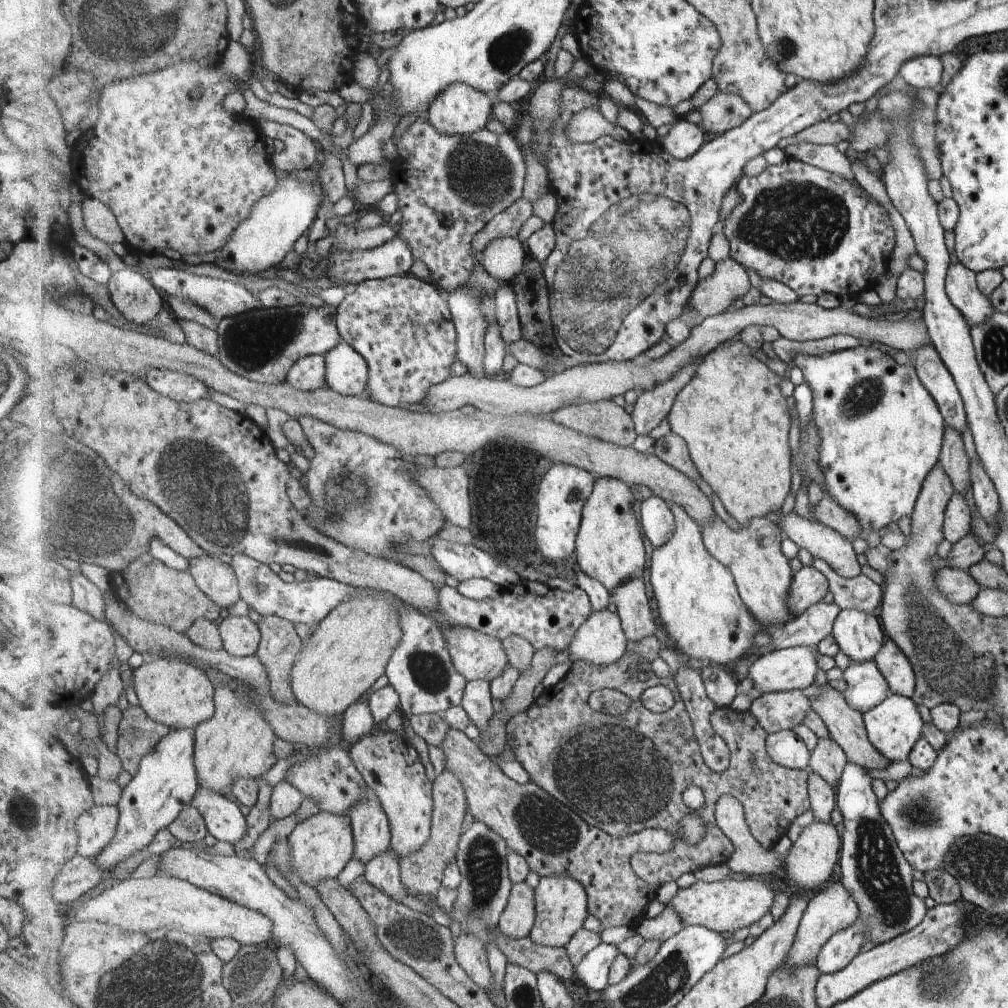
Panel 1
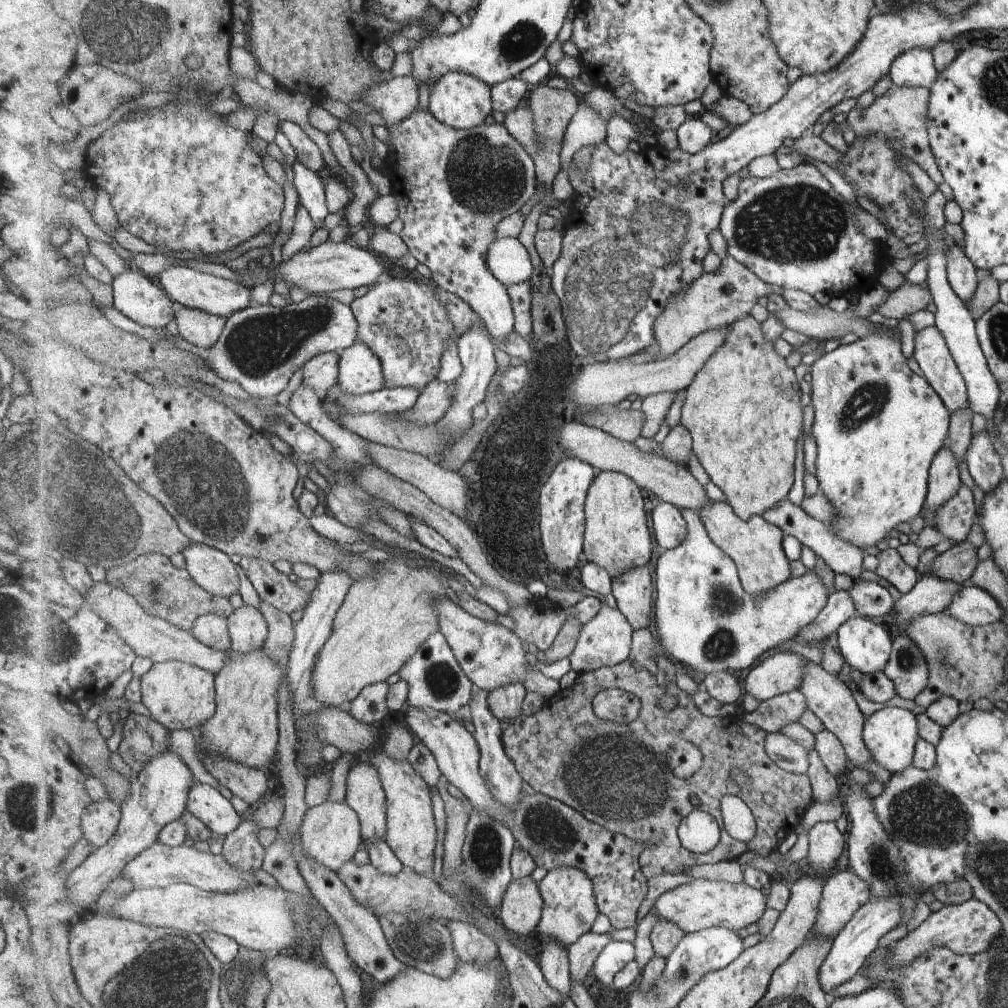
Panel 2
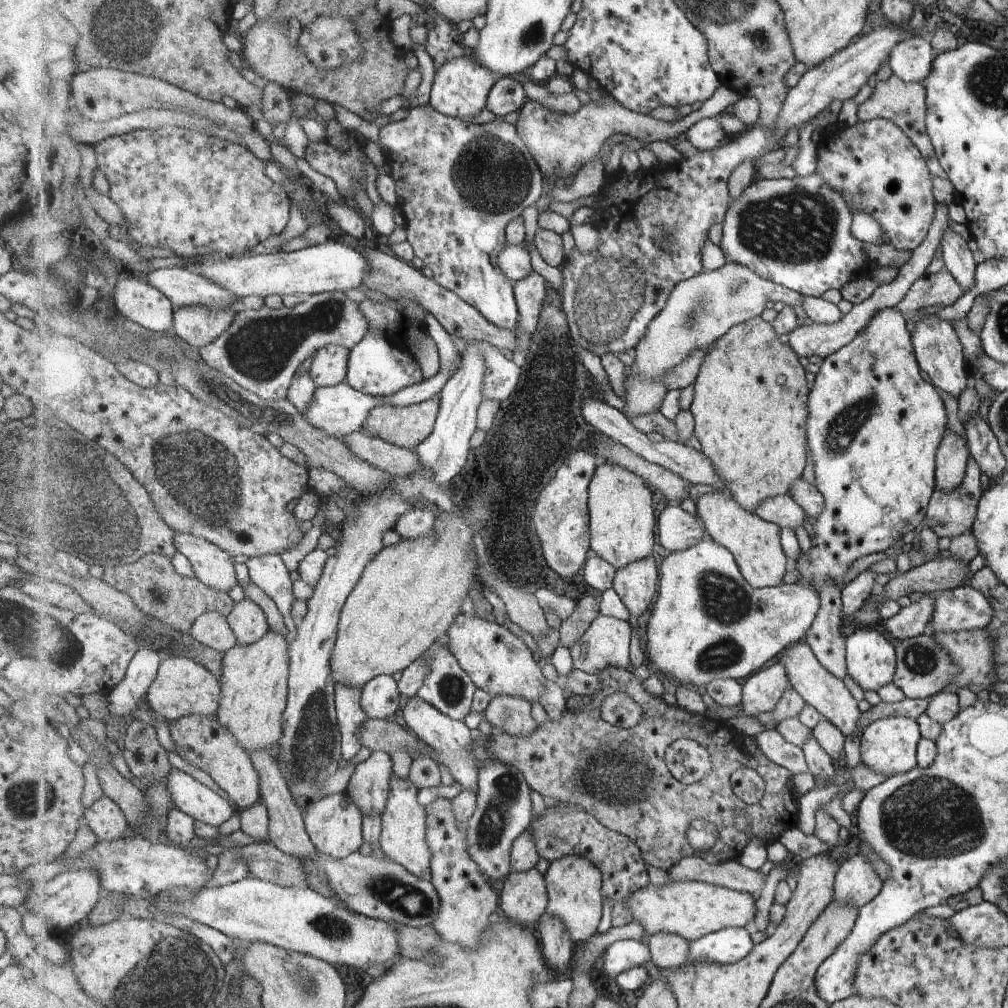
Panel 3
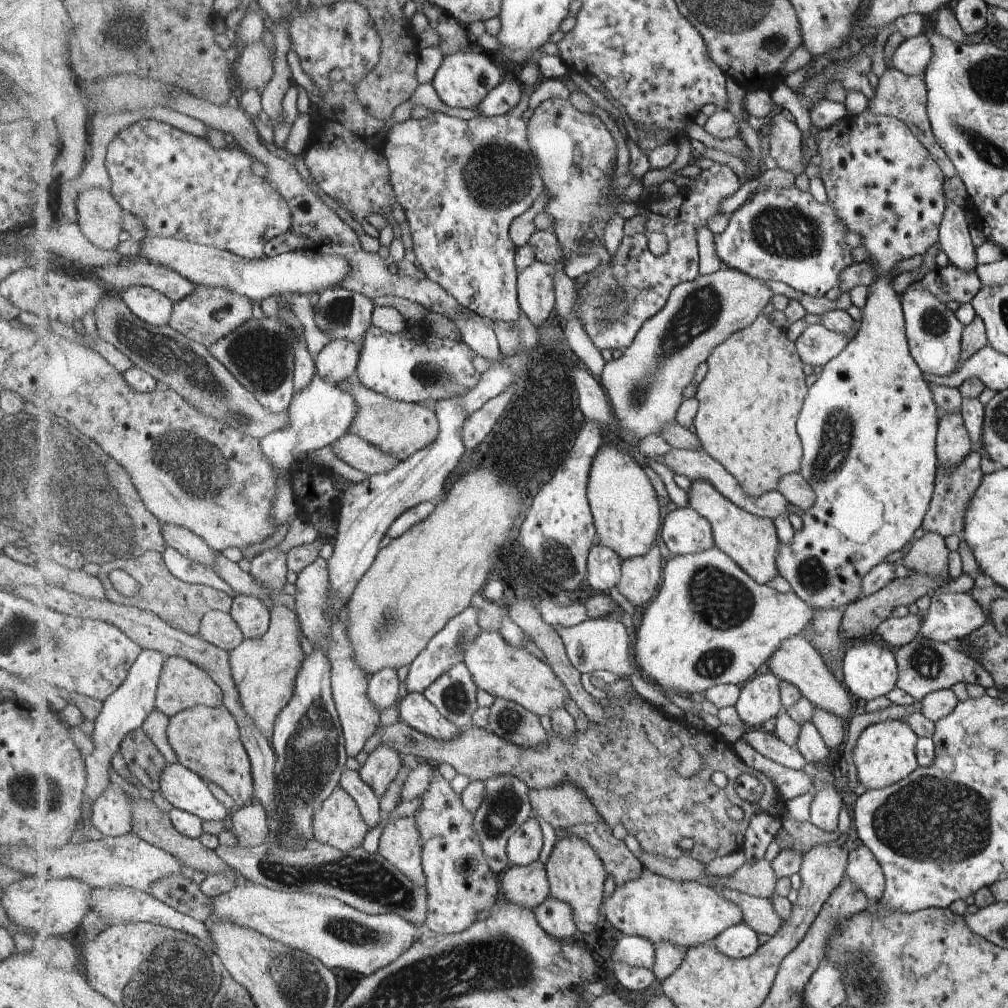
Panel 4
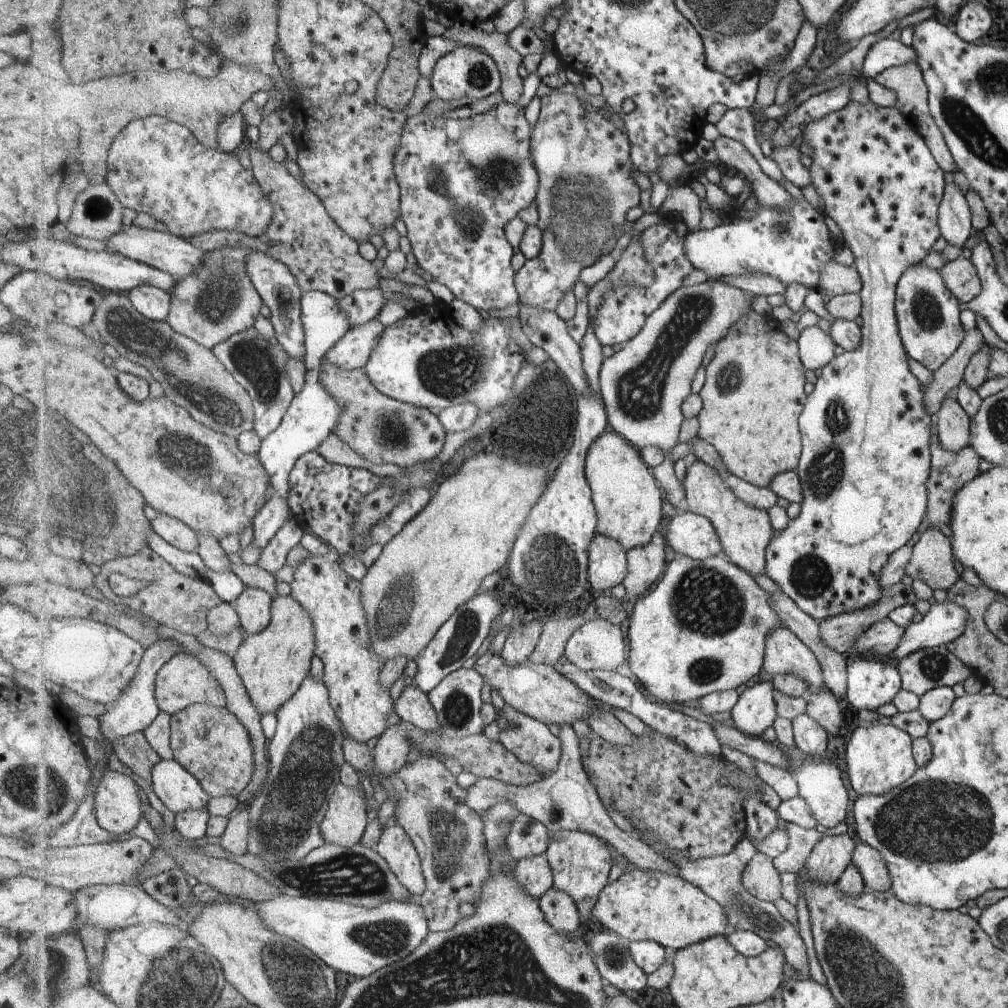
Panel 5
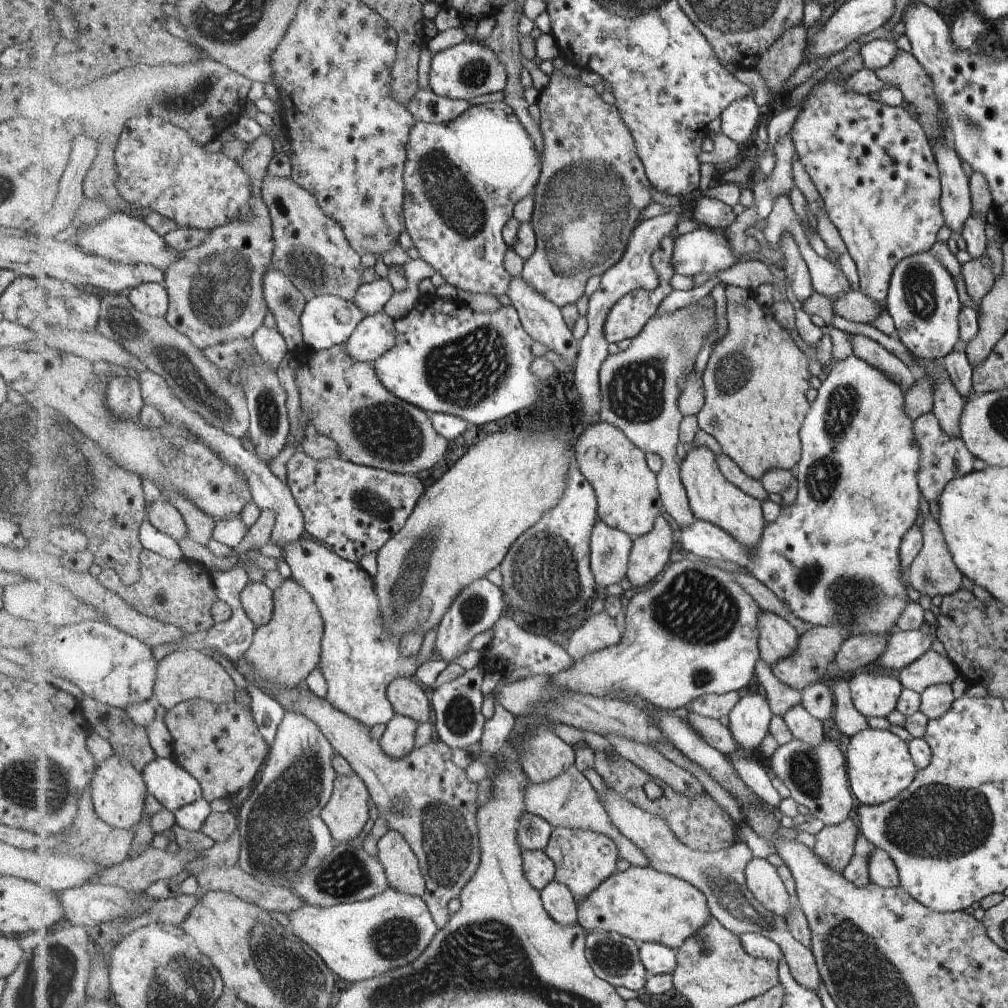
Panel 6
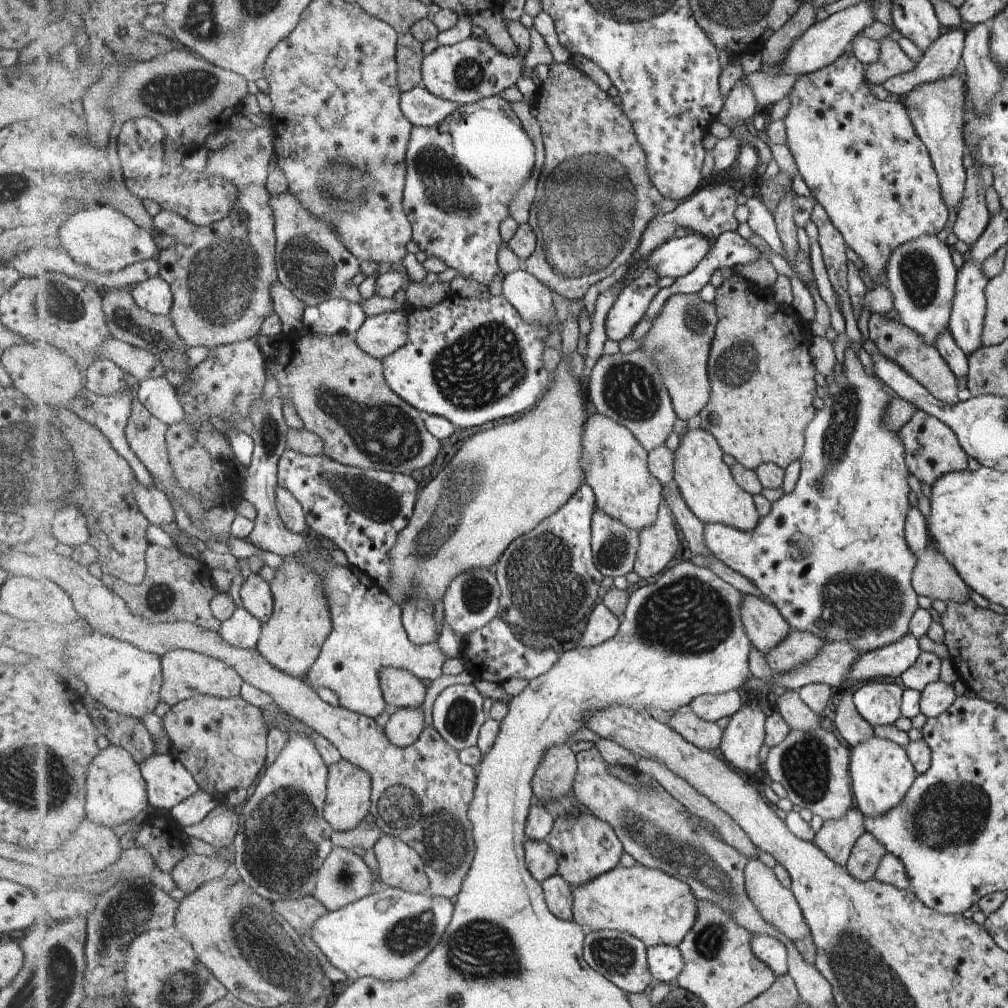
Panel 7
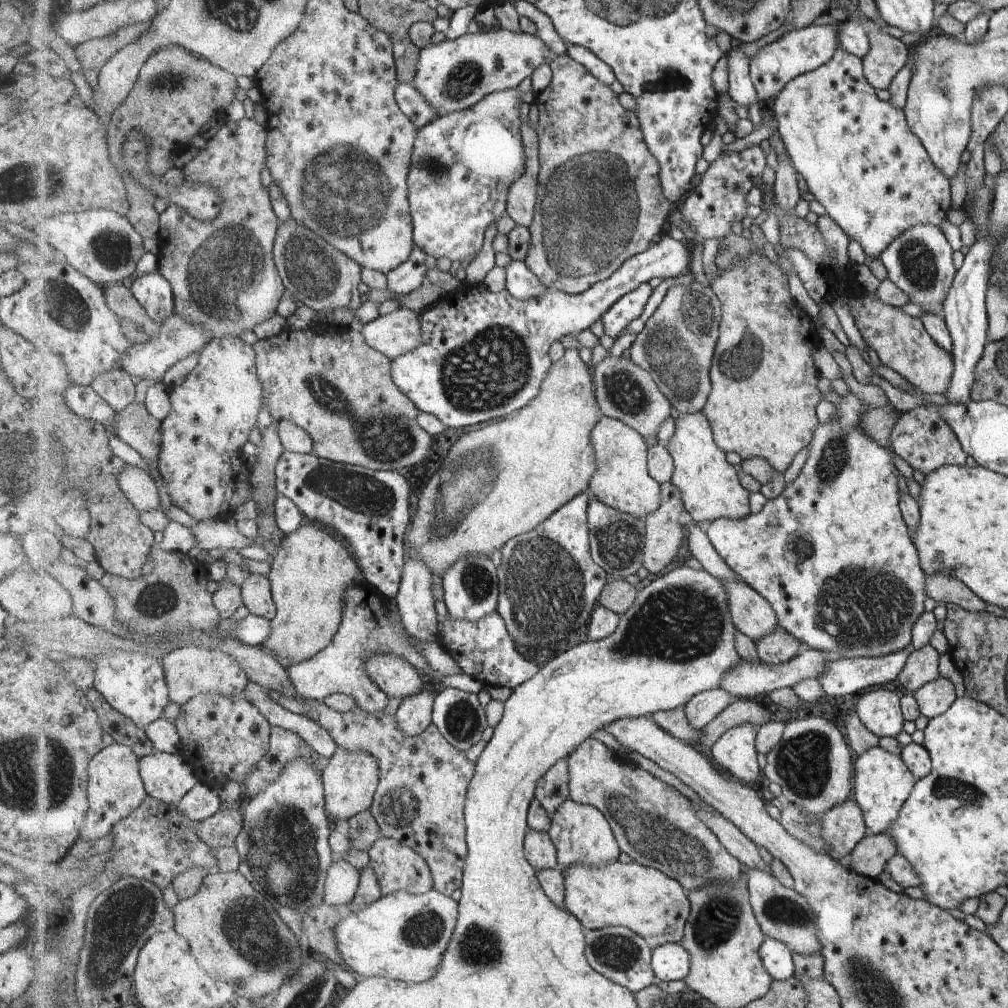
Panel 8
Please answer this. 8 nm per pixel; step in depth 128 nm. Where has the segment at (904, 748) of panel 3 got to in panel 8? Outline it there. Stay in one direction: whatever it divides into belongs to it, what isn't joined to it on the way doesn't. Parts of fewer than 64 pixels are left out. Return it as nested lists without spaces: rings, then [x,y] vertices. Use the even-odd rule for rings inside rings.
[[[871,748],[869,752],[857,757],[857,766],[854,776],[854,792],[869,832],[883,834],[897,816],[900,815],[901,807],[908,798],[911,788],[915,786],[915,780],[904,761],[897,754],[889,754],[881,748]]]

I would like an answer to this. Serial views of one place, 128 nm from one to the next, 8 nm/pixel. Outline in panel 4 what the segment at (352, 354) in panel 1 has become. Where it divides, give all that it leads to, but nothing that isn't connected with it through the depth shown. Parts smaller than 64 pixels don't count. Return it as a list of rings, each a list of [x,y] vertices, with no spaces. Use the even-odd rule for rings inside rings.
[[[374,325],[369,328],[361,343],[356,369],[360,384],[391,399],[407,403],[421,403],[428,399],[437,402],[454,395],[467,394],[476,388],[483,374],[475,370],[473,355],[477,354],[465,342],[439,338],[434,333],[428,333],[426,328],[419,334],[420,337],[415,340],[408,330],[402,334],[390,334]]]

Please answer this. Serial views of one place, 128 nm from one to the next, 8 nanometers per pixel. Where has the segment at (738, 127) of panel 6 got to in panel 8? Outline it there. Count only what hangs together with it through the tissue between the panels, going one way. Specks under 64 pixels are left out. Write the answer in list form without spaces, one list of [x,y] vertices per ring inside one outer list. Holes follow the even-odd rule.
[[[730,48],[725,54],[729,60],[730,89],[728,94],[739,106],[751,108],[759,102],[759,95],[750,71],[750,58],[745,56],[743,50]]]

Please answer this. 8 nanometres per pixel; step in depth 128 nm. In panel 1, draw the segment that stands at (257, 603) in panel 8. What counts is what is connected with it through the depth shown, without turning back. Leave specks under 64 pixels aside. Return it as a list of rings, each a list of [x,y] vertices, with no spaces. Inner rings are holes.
[[[227,616],[220,620],[220,634],[224,643],[224,650],[235,657],[249,657],[256,655],[262,633],[249,616]]]

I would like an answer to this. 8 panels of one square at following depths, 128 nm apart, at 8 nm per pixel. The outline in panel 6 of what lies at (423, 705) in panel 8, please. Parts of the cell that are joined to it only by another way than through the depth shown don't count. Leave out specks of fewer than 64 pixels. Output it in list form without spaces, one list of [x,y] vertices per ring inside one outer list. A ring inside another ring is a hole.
[[[396,713],[389,720],[380,738],[381,746],[385,748],[385,752],[395,760],[411,754],[415,749],[415,732],[417,732],[418,725],[419,722],[415,722],[413,717]]]

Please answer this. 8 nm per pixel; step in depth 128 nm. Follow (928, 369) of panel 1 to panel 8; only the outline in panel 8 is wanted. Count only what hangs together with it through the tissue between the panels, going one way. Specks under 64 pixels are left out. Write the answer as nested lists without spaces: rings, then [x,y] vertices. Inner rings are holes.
[[[917,224],[907,228],[881,252],[880,260],[885,266],[886,278],[909,296],[909,302],[920,306],[921,314],[942,314],[941,304],[952,286],[955,268],[951,248],[936,226]]]

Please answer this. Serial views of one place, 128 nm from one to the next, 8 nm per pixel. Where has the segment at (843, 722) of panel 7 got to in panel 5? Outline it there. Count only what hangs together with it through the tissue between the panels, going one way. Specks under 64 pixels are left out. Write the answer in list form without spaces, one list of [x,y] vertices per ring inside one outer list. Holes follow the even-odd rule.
[[[772,593],[772,605],[778,611],[784,624],[803,640],[803,643],[817,656],[824,671],[825,685],[842,702],[848,694],[848,664],[850,658],[832,650],[823,641],[820,623],[807,615],[793,598],[784,593]]]

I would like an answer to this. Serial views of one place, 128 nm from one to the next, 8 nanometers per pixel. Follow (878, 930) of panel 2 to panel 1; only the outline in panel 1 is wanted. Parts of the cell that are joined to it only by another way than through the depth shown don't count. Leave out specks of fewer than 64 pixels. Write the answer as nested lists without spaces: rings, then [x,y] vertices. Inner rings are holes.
[[[859,921],[850,928],[835,934],[823,946],[816,965],[822,974],[840,972],[845,969],[860,953],[867,942],[864,932],[866,927]]]

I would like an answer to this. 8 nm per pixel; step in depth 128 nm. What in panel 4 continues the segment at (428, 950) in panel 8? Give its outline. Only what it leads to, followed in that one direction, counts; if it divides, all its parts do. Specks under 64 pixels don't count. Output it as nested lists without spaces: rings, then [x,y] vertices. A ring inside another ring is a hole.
[[[250,883],[212,898],[210,921],[233,920],[239,926],[257,930],[265,936],[305,950],[331,968],[351,970],[367,977],[401,958],[416,942],[423,928],[405,920],[397,912],[369,914],[342,900],[316,894],[288,893]]]

